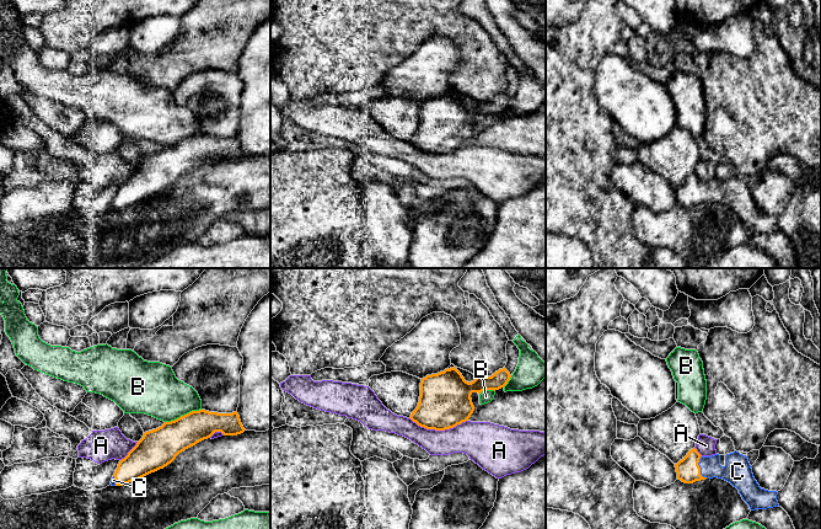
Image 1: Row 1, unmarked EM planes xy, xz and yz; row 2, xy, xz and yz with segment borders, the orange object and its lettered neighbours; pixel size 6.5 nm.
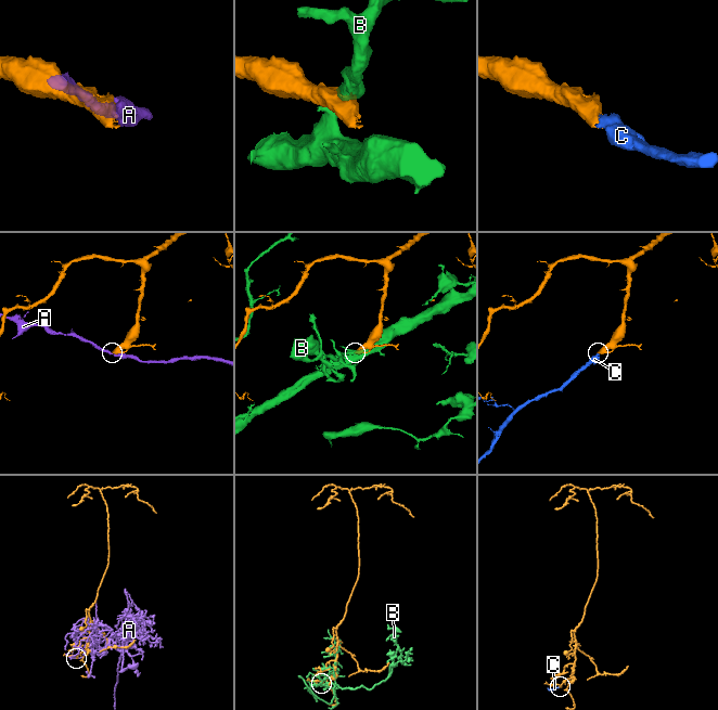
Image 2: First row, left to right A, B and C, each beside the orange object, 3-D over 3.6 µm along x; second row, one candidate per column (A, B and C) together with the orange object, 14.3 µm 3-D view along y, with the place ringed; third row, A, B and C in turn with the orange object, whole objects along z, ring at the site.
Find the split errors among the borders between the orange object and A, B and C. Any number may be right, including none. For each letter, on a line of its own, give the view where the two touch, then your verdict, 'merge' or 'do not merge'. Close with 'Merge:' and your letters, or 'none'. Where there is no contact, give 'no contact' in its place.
A: xz | do not merge
B: xy | do not merge
C: yz | merge
Merge: C

